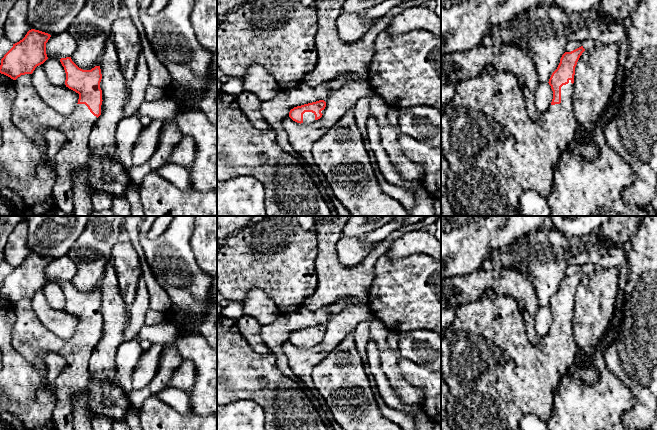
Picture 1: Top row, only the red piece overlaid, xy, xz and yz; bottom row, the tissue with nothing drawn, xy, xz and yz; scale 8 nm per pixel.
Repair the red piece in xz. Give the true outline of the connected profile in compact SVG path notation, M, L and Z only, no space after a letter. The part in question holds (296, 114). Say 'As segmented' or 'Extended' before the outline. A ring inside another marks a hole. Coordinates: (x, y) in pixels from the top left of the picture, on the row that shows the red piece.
Extended. M324 100L304 104L291 109L289 117L297 123L309 124L322 117L325 107Z

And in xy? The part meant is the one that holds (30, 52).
Extended. M29 30L1 59L0 73L14 80L16 98L11 113L13 123L33 139L43 153L44 132L57 130L65 135L65 143L52 163L55 172L52 188L55 208L47 216L72 216L75 206L71 173L76 167L88 168L93 191L112 196L124 195L131 180L128 170L114 157L100 157L89 150L89 135L94 122L101 115L103 101L100 66L83 70L71 57L60 59L66 73L66 87L79 94L78 103L69 115L49 107L34 88L31 74L48 59L46 43L50 37L48 33Z

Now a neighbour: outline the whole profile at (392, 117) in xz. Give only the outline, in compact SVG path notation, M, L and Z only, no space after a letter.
M389 107L387 119L394 128L398 128L398 110L397 110L397 108Z

